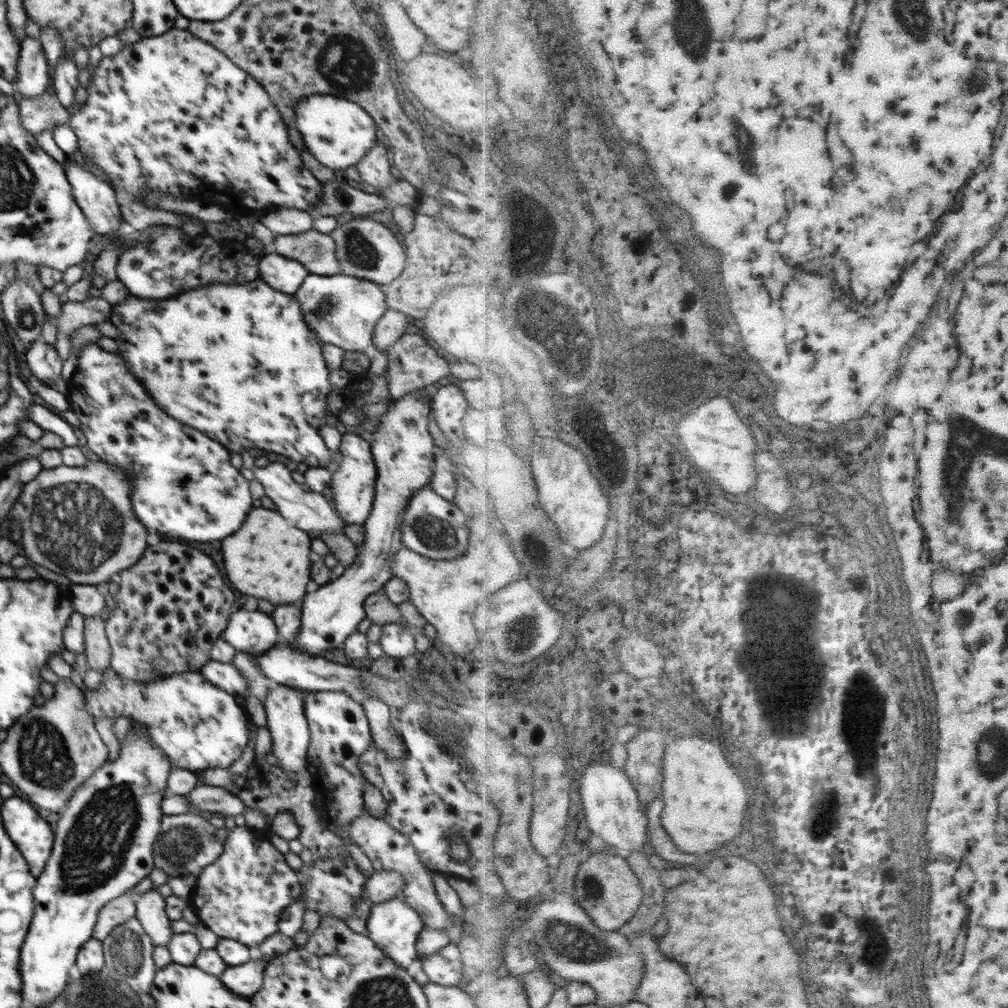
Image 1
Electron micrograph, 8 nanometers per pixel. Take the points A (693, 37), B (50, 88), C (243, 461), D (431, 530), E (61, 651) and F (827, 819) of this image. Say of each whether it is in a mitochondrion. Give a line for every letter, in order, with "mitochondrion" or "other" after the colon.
A: mitochondrion
B: other
C: other
D: mitochondrion
E: other
F: mitochondrion

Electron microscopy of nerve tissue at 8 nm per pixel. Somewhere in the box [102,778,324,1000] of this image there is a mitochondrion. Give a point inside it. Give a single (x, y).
(124, 950)

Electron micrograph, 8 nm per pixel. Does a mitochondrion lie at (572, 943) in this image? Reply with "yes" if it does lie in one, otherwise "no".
yes

